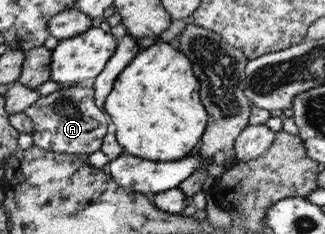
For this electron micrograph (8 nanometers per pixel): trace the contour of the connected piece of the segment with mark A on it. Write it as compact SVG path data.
M64 86L51 94L40 96L22 113L32 124L33 144L45 151L67 154L91 154L98 150L101 139L110 125L108 116L94 103L92 88Z

